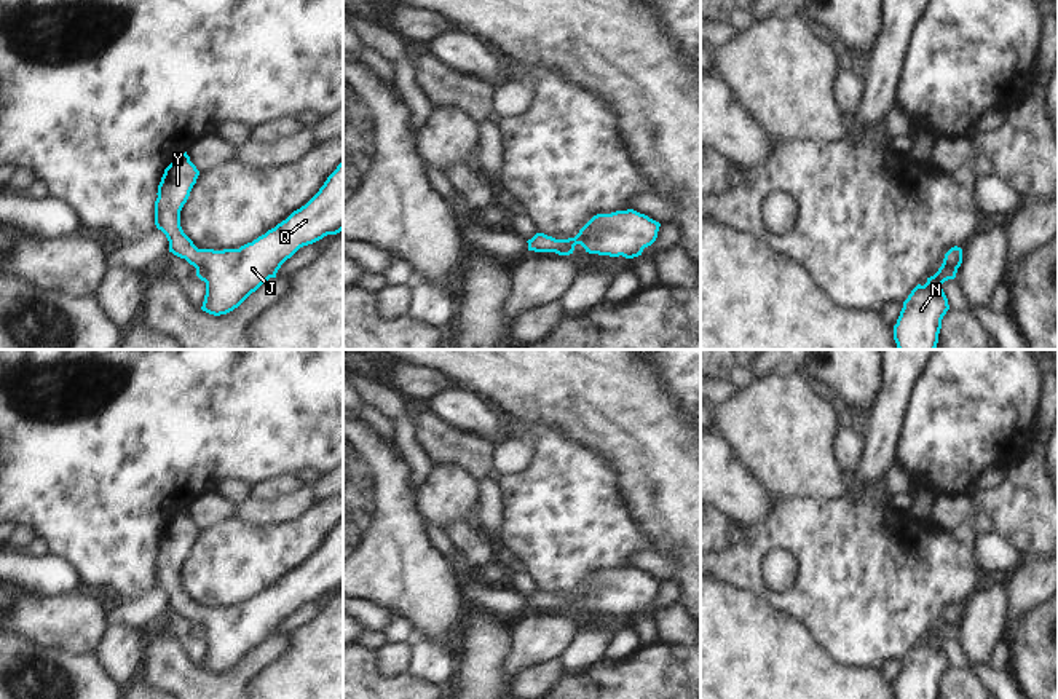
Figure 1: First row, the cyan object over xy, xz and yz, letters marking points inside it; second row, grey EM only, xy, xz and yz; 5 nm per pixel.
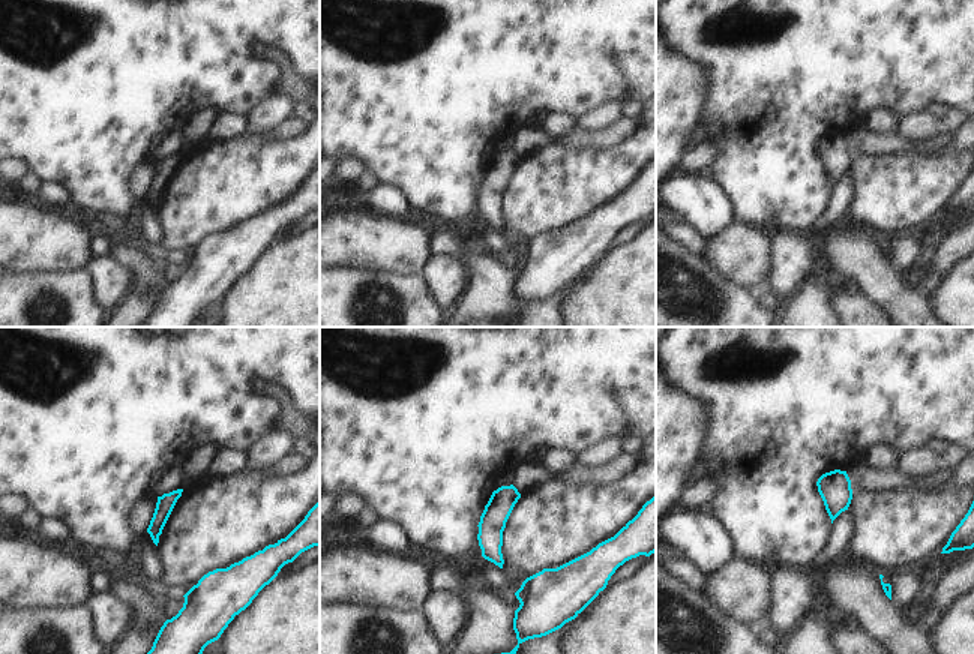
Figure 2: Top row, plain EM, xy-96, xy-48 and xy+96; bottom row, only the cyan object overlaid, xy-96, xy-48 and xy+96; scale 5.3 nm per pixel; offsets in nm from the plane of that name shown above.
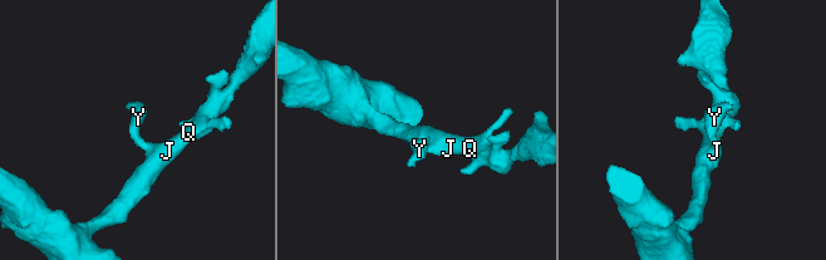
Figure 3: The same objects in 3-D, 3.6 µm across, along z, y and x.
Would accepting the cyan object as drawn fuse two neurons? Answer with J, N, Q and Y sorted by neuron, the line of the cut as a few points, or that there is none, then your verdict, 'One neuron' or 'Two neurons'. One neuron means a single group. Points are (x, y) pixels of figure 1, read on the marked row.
Groups: J N Q Y. No split. One neuron.

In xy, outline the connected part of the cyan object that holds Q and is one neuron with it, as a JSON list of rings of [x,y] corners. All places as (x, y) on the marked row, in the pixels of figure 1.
[[[180,153],[164,169],[158,185],[155,201],[155,225],[169,241],[169,252],[185,259],[196,268],[196,276],[206,282],[206,295],[201,310],[220,316],[238,308],[265,281],[276,278],[281,265],[290,259],[300,247],[313,244],[327,235],[337,235],[343,230],[343,161],[327,177],[319,192],[300,209],[294,211],[286,220],[239,249],[198,249],[180,227],[180,211],[187,203],[199,171],[190,161],[190,156]]]

